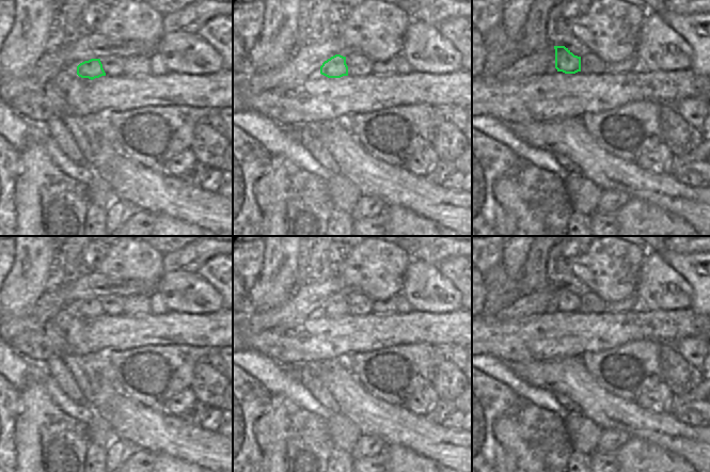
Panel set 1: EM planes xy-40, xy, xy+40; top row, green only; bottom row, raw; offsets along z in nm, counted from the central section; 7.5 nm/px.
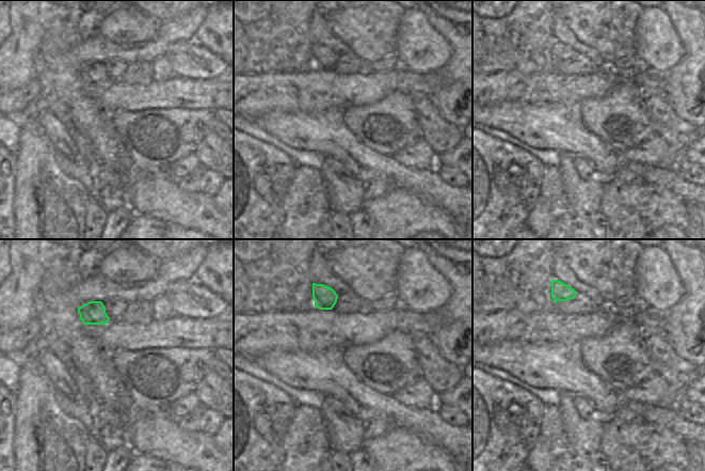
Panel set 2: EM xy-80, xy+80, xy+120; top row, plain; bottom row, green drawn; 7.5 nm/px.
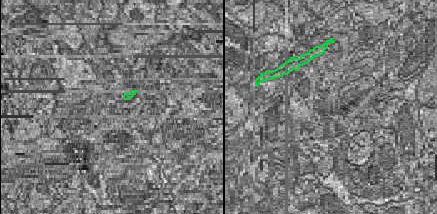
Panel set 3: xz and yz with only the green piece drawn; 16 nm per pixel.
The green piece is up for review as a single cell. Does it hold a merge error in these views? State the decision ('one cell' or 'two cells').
one cell

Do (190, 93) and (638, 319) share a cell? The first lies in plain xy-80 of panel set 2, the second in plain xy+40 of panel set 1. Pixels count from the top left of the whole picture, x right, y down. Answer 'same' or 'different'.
same

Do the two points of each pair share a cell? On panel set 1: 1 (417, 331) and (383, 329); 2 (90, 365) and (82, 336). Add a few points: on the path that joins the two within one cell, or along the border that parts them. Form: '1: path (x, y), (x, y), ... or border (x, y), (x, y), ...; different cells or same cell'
1: path (409, 329), (392, 329); same cell
2: border (107, 352), (93, 352), (65, 359); different cells

